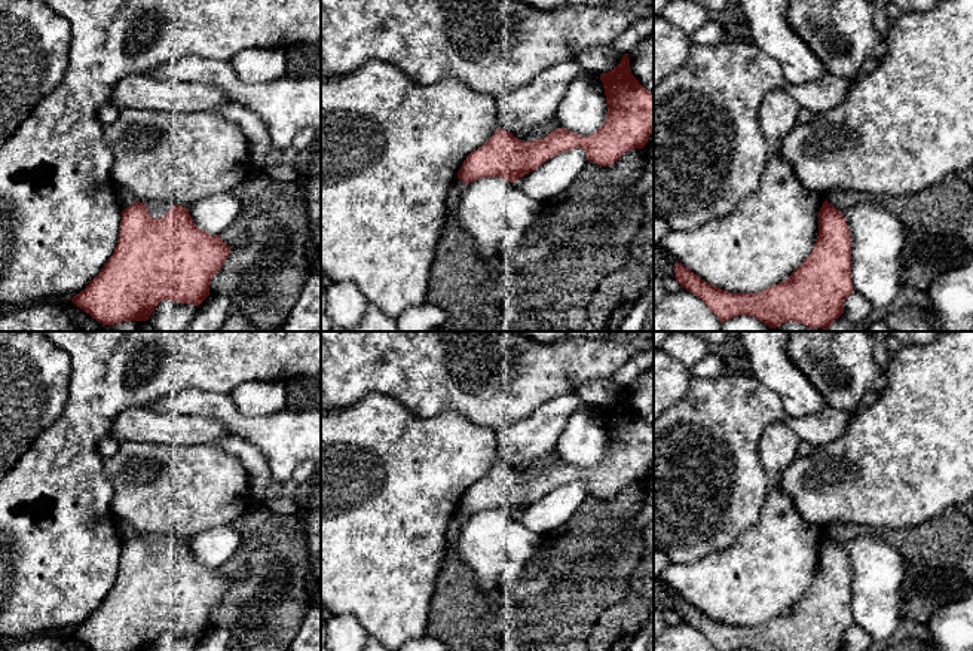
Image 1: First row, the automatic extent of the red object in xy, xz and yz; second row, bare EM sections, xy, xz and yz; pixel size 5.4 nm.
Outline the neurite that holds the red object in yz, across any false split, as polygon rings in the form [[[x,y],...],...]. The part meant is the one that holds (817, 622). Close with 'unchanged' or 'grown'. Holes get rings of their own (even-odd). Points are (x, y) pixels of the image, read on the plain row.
[[[826,532],[819,544],[813,584],[784,615],[759,626],[729,626],[710,618],[679,595],[674,596],[674,611],[717,651],[839,651],[845,632],[854,624],[851,568],[844,547]]]; unchanged

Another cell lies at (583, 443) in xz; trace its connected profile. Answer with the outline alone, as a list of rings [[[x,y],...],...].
[[[581,404],[569,418],[556,449],[563,461],[587,470],[603,459],[606,446],[606,428],[600,407]]]

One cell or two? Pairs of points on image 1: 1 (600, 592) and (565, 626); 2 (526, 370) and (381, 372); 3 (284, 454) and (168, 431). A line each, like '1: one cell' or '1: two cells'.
1: one cell
2: one cell
3: two cells

